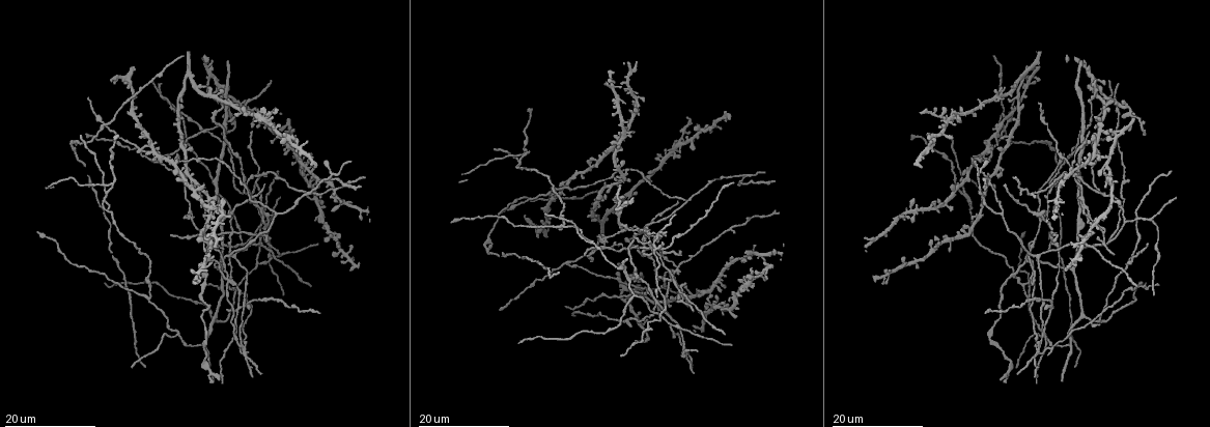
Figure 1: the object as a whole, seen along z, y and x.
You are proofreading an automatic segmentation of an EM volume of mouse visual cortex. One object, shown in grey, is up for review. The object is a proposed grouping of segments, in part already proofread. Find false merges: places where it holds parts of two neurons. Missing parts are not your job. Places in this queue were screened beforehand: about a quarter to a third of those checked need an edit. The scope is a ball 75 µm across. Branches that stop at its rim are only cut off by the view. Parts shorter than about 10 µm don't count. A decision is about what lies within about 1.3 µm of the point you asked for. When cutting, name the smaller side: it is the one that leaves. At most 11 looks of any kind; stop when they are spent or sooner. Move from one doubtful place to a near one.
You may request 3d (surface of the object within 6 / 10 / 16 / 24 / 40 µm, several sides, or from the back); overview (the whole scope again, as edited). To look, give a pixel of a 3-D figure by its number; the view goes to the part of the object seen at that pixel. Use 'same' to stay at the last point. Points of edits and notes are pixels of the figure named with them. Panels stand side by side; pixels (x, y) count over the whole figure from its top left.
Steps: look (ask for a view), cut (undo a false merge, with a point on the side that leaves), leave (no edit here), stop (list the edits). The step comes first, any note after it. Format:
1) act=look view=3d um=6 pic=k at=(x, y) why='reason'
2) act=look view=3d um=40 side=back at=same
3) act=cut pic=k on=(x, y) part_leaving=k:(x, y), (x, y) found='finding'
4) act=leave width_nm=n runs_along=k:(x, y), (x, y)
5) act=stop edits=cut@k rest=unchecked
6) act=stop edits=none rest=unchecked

act=look view=3d um=24 pic=1 at=(114, 217) why='calibre changes'

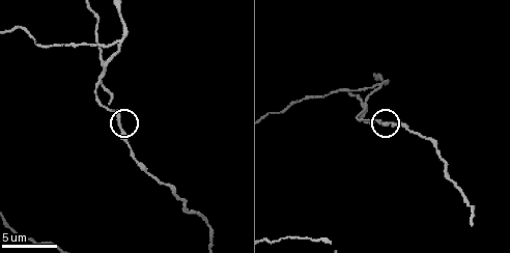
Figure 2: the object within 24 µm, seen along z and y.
act=look view=3d um=6 pic=2 at=(117, 120)

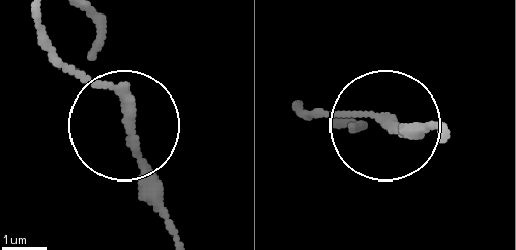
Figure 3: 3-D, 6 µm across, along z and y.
act=cut pic=3 on=(55, 54) part_leaving=3:(115, 85), (74, 74), (40, 18) found='two neurons meet here'

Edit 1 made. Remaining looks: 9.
act=look view=overview

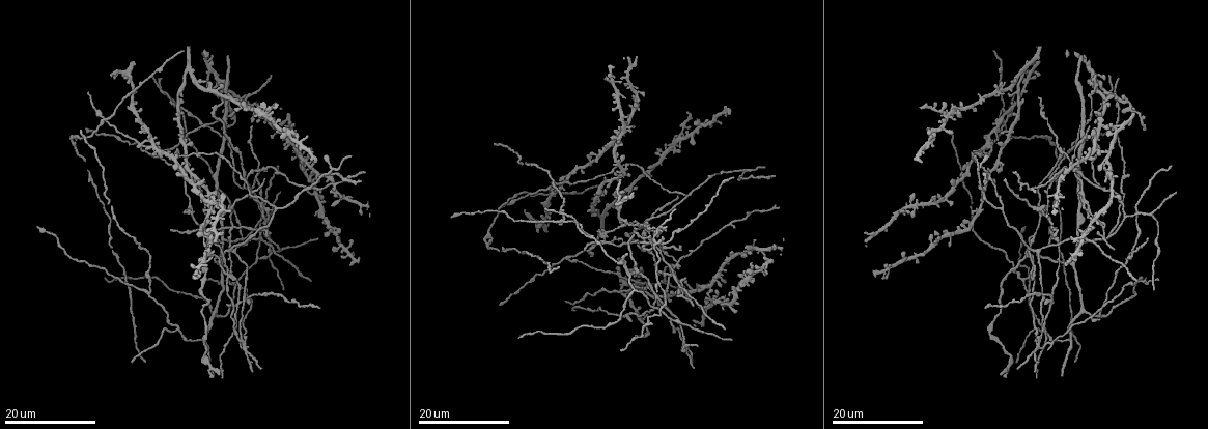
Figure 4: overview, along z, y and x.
act=look view=3d um=24 pic=4 at=(659, 298) why='three arms meet'

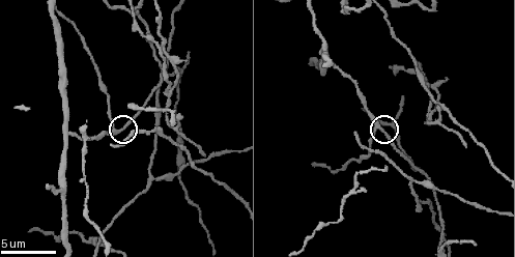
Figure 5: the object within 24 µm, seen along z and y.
act=look view=3d um=10 pic=5 at=(123, 130) why='zoom in'

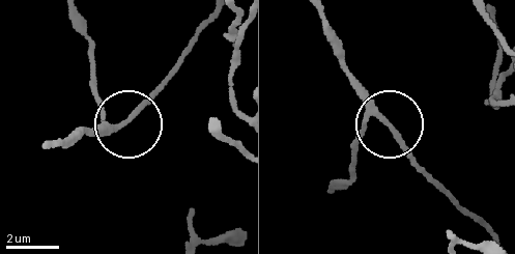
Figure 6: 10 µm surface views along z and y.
act=look view=3d um=6 pic=6 at=(385, 122)

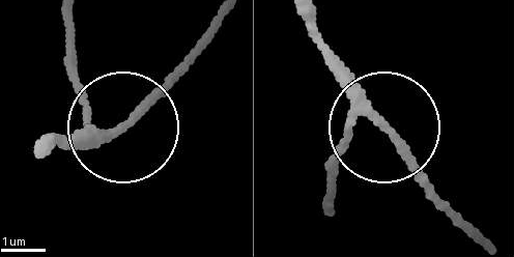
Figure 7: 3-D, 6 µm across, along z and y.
act=leave arms=3 runs_along=7:(35, 147), (106, 140), (192, 58) found='all the same neuron'

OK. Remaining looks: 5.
act=look view=3d um=16 pic=4 at=(150, 291) why='three arms meet'

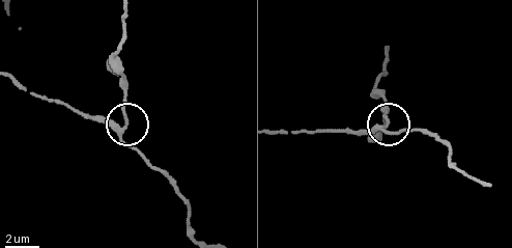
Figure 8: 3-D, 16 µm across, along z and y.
act=look view=3d um=10 pic=8 at=(380, 127) why='closer look'

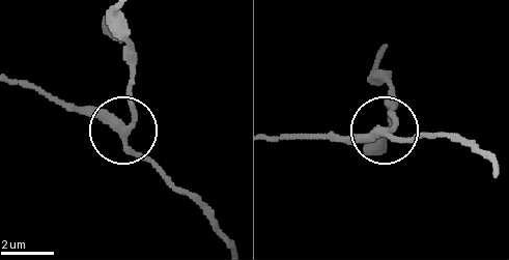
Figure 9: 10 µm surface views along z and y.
act=leave arms=3 runs_along=9:(229, 238), (122, 134), (47, 98) found='all the same neuron'

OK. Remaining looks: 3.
act=look view=3d um=16 pic=4 at=(245, 344) why='small branch off a trunk'

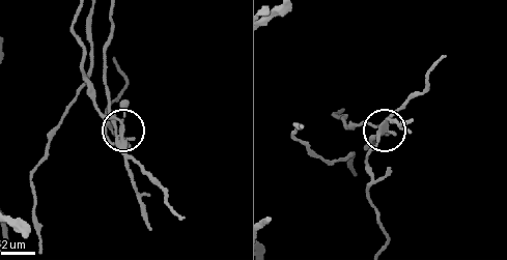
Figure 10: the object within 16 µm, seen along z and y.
act=look view=3d um=6 pic=10 at=(120, 134)

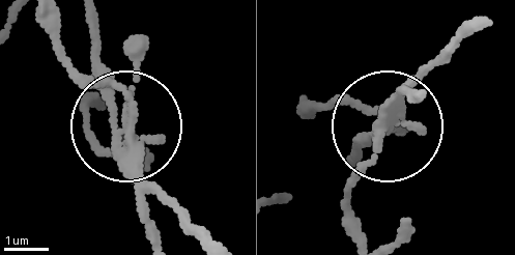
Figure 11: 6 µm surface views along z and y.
act=cut pic=11 on=(131, 92) arms=4 part_leaving=11:(134, 152), (130, 112), (78, 67), (55, 23) found='a second neuron is stuck on'

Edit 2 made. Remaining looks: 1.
act=stop edits=cut@3,cut@11 rest=unchecked

